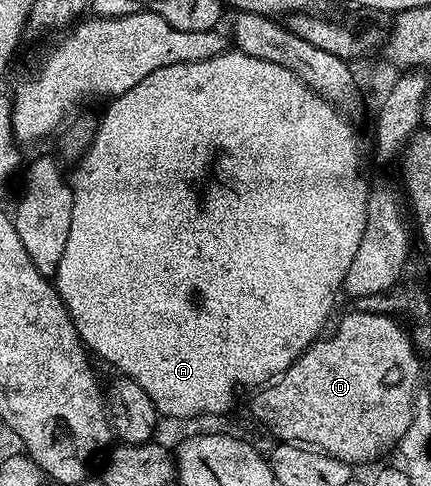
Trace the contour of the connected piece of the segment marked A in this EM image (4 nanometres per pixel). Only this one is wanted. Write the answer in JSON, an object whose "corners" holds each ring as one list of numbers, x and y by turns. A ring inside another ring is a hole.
{"corners":[[233,49,223,55,216,55,207,61,198,63,180,63,171,65,163,69,155,69,151,77,143,77,135,89,127,89,127,93,117,96,108,104,109,107,102,117,101,123,96,124,93,133,93,142,90,143,85,154,80,156,76,164,77,172,71,175,71,186,73,188,73,208,71,209,71,233,67,237,67,250,63,252,63,258,59,260,57,274,55,276,55,286,57,294,65,303,65,308,69,311,69,316,73,318,73,324,77,330,77,336,86,348,94,356,98,355,105,363,110,363,124,378,135,381,151,397,151,401,157,407,162,416,171,418,194,418,197,415,225,415,232,412,233,402,237,399,240,391,252,392,270,381,276,380,286,369,293,364,296,359,313,344,322,334,321,326,329,319,329,314,333,311,333,302,337,299,337,291,344,288,347,268,351,261,355,261,355,252,359,250,359,241,363,237,363,229,367,221,367,201,369,192,367,182,361,176,361,151,357,148,357,135,353,132,353,127,344,119,342,112,333,104,328,103,321,95,317,94,295,73,283,69,283,65,275,65,271,61,263,61,259,57,247,57,240,51]]}

